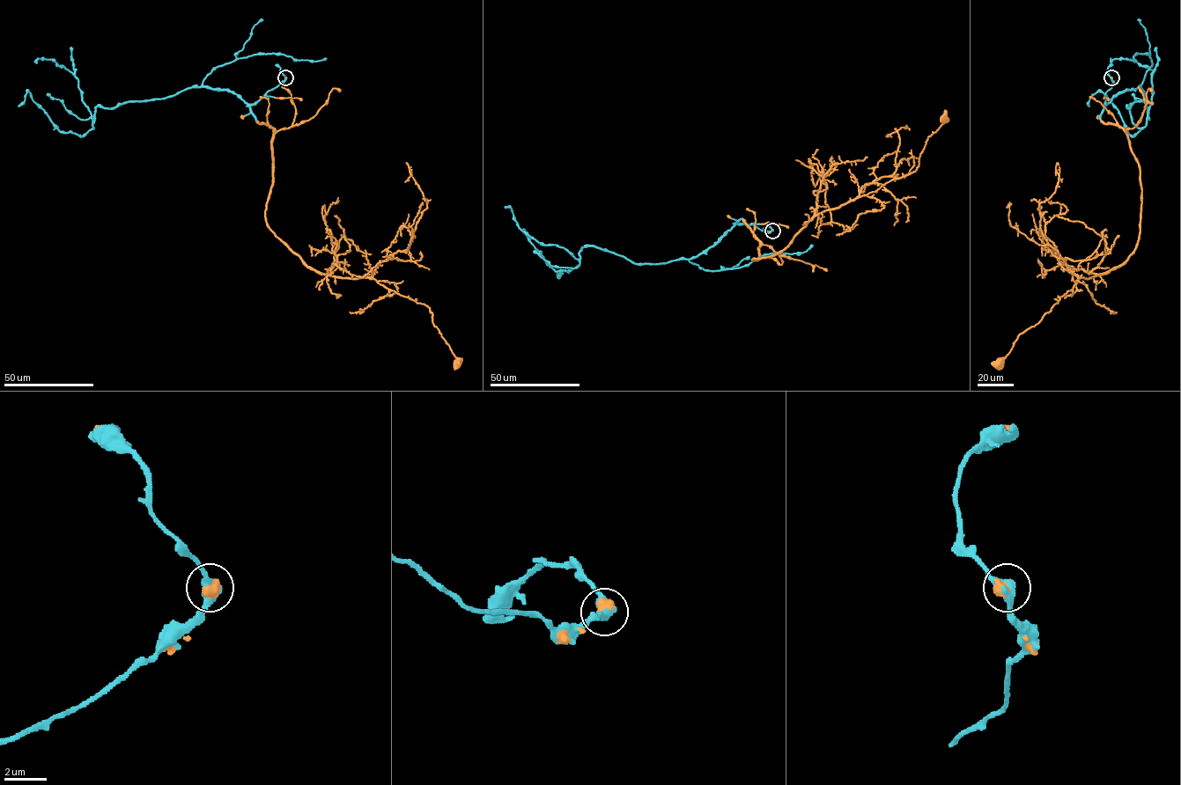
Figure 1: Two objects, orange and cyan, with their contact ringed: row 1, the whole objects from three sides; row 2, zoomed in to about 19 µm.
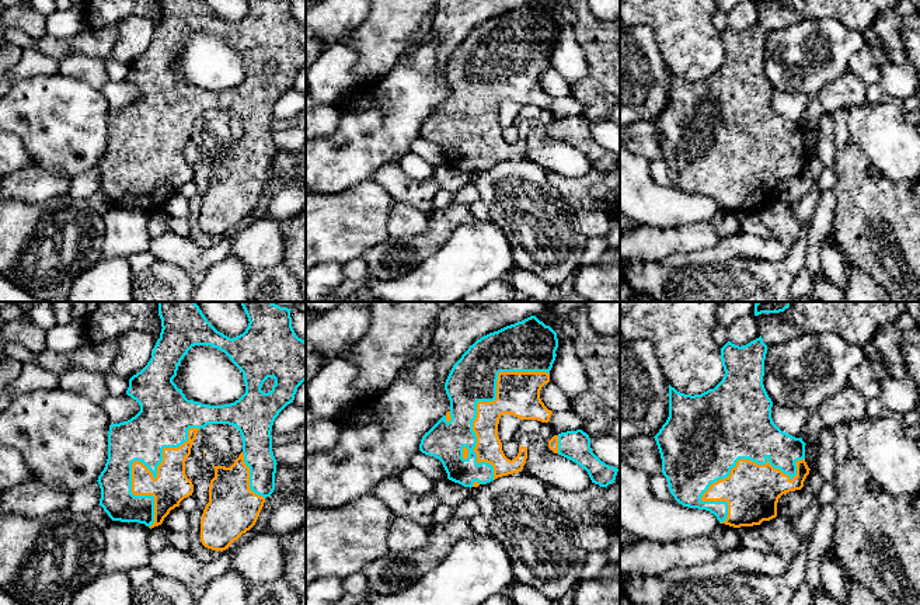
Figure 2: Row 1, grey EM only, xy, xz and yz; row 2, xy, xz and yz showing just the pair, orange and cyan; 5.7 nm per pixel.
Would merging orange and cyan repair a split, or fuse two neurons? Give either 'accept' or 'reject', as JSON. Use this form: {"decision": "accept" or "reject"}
{"decision": "accept"}

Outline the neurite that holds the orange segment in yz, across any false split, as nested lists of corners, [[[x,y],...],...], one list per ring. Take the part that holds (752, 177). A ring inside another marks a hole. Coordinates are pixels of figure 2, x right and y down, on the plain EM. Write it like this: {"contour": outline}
{"contour": [[[762,21],[742,32],[728,27],[721,34],[725,60],[714,74],[691,81],[669,70],[669,102],[654,122],[662,145],[662,159],[675,185],[683,192],[710,197],[719,209],[733,213],[760,211],[776,204],[778,184],[801,175],[811,156],[805,147],[806,129],[802,124],[783,118],[773,108],[773,87],[763,70],[766,39],[767,31]]]}

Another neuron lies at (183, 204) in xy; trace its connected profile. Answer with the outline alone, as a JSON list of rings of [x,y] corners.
[[[175,192],[164,204],[163,211],[170,218],[187,218],[189,215],[189,201],[180,192]]]

